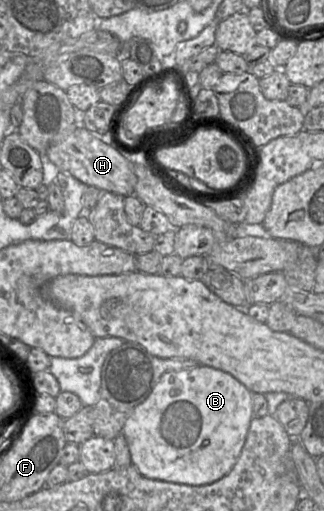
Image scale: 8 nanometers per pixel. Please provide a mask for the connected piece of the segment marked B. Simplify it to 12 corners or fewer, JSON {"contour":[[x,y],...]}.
{"contour":[[209,366],[164,373],[122,428],[149,479],[237,462],[252,393]]}

